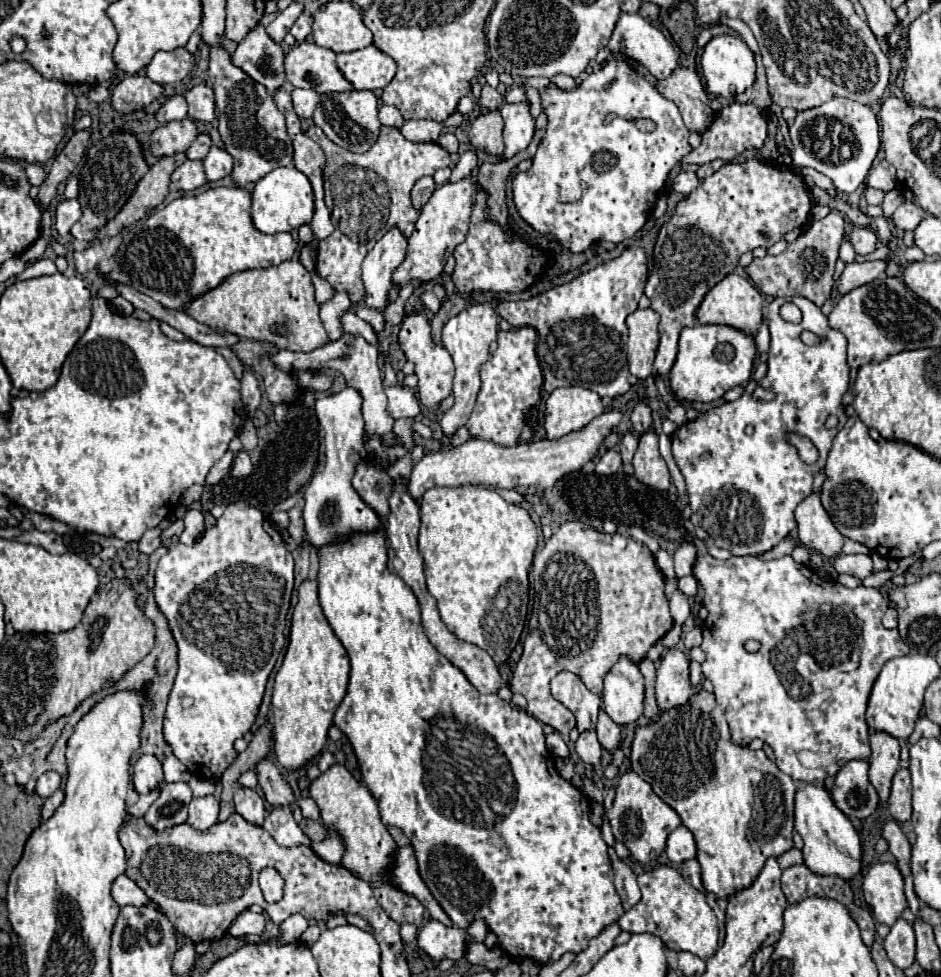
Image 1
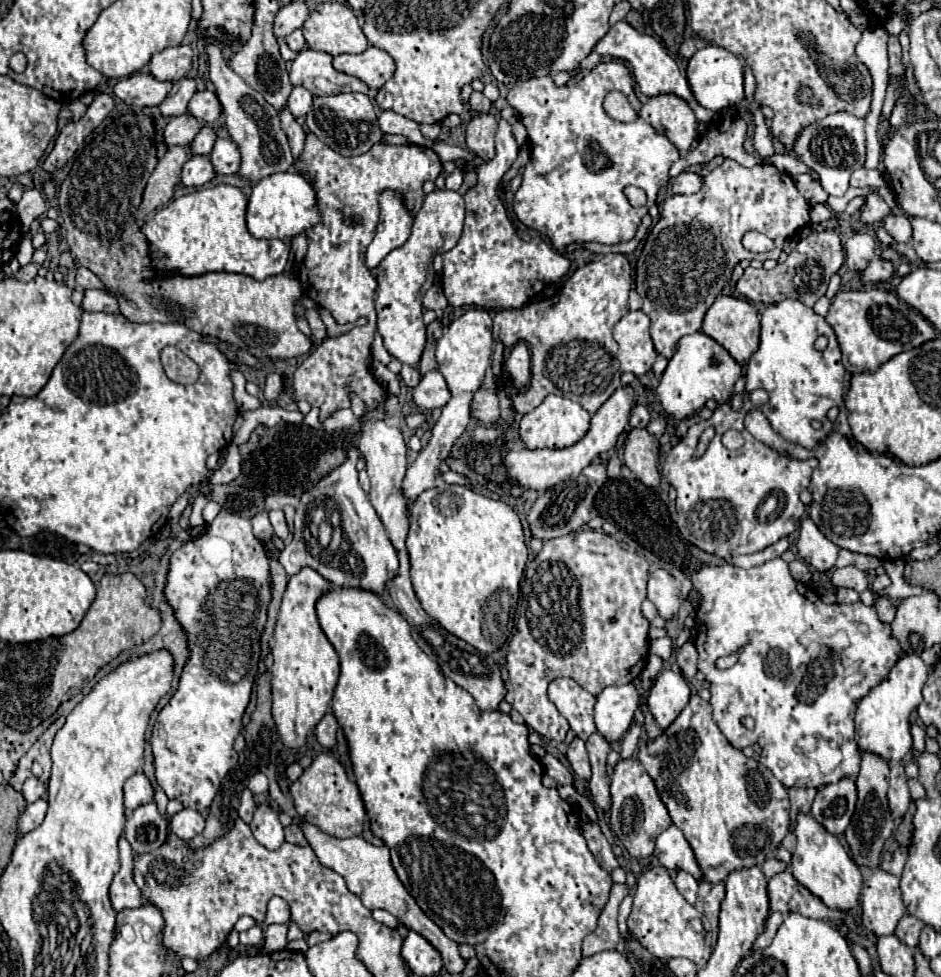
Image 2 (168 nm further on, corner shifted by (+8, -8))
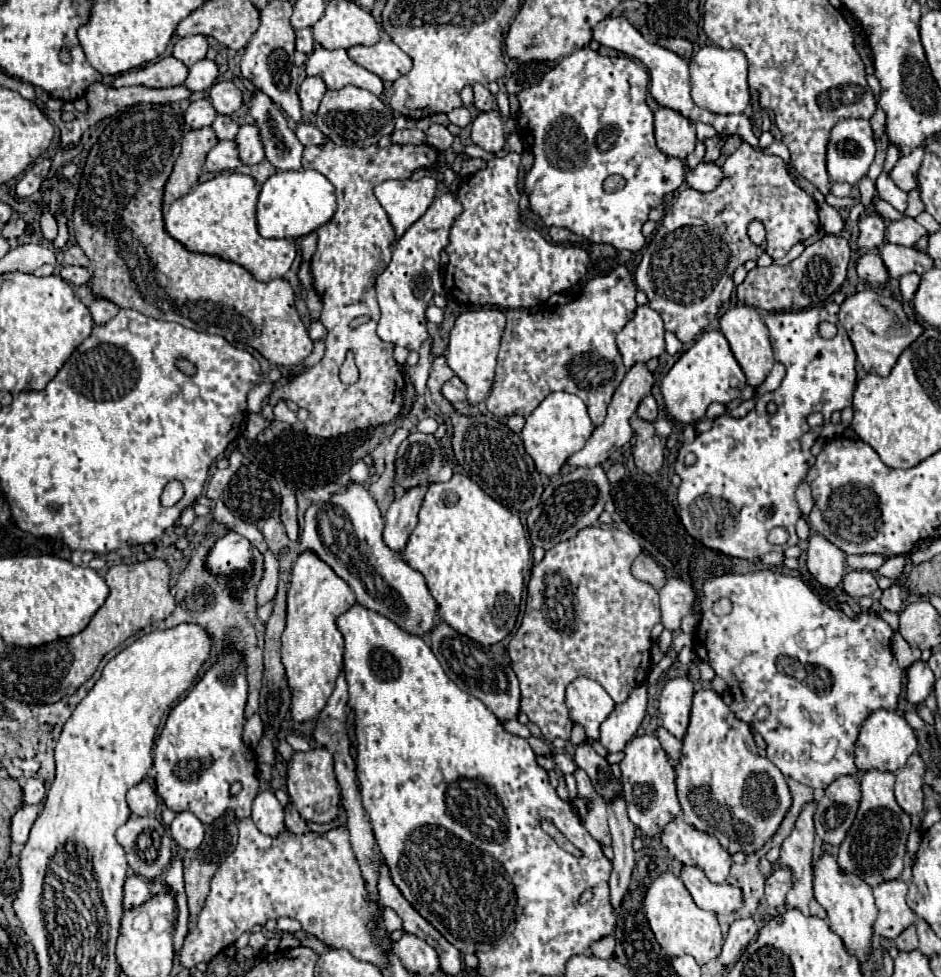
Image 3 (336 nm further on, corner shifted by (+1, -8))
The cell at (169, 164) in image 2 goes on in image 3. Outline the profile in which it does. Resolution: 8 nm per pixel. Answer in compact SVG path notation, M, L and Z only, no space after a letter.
M203 126L199 130L191 130L185 134L181 154L179 154L179 158L173 166L173 172L165 184L165 198L163 198L165 212L177 198L185 196L199 182L205 158L217 142L219 140L211 126Z

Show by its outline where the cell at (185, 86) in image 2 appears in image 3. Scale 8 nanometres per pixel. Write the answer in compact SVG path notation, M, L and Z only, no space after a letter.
M203 58L189 68L189 76L185 80L185 86L193 92L203 92L213 86L217 74L219 74L217 62L211 58Z

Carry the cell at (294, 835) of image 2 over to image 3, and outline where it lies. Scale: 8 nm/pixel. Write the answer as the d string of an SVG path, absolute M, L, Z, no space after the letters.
M291 802L285 806L285 826L293 834L305 834L305 832L309 832L307 822L299 816L299 812L295 810L295 806Z

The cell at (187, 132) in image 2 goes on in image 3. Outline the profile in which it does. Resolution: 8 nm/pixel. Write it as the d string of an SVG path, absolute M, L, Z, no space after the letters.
M195 98L185 112L185 122L191 128L203 128L203 126L211 126L215 116L217 112L209 98Z

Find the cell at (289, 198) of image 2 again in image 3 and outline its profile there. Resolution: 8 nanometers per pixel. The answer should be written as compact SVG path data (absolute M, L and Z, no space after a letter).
M317 170L275 172L263 186L257 202L257 226L263 238L303 238L331 220L335 212L333 184Z

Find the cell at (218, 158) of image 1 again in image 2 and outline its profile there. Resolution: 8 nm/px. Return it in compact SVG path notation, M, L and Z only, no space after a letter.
M226 138L226 140L216 140L212 152L210 152L210 162L214 166L216 174L236 174L238 164L240 164L240 156L238 156L238 148L236 144Z

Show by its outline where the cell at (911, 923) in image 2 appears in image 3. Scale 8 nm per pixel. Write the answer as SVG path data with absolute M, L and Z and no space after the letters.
M912 925L911 928L907 928L905 932L902 932L901 936L895 939L895 944L897 949L903 952L911 952L911 950L918 948L918 937L915 925Z

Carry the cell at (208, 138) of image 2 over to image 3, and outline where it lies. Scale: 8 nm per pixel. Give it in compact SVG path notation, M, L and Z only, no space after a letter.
M219 114L215 118L215 122L213 122L213 130L215 130L219 140L233 140L237 136L237 132L239 132L239 124L235 120L231 120L229 116Z

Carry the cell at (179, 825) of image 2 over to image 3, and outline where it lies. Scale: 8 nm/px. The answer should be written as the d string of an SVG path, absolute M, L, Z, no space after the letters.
M179 812L175 820L169 826L169 832L173 840L183 848L183 850L193 850L199 848L203 840L203 824L193 816L191 812Z

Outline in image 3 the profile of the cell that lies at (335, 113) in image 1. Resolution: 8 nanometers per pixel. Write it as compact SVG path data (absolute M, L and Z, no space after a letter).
M343 86L341 90L327 90L317 110L317 128L335 144L341 146L371 146L381 136L389 136L393 128L393 110L369 90L357 86Z

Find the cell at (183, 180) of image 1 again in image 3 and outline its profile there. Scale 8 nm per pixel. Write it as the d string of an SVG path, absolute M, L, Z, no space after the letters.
M221 140L207 156L205 170L207 172L223 172L223 170L235 170L241 166L239 150L235 140Z

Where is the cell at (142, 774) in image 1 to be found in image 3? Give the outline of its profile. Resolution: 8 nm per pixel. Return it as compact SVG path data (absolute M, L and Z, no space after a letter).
M143 780L127 792L127 804L135 816L149 816L149 814L155 814L157 810L157 794Z

